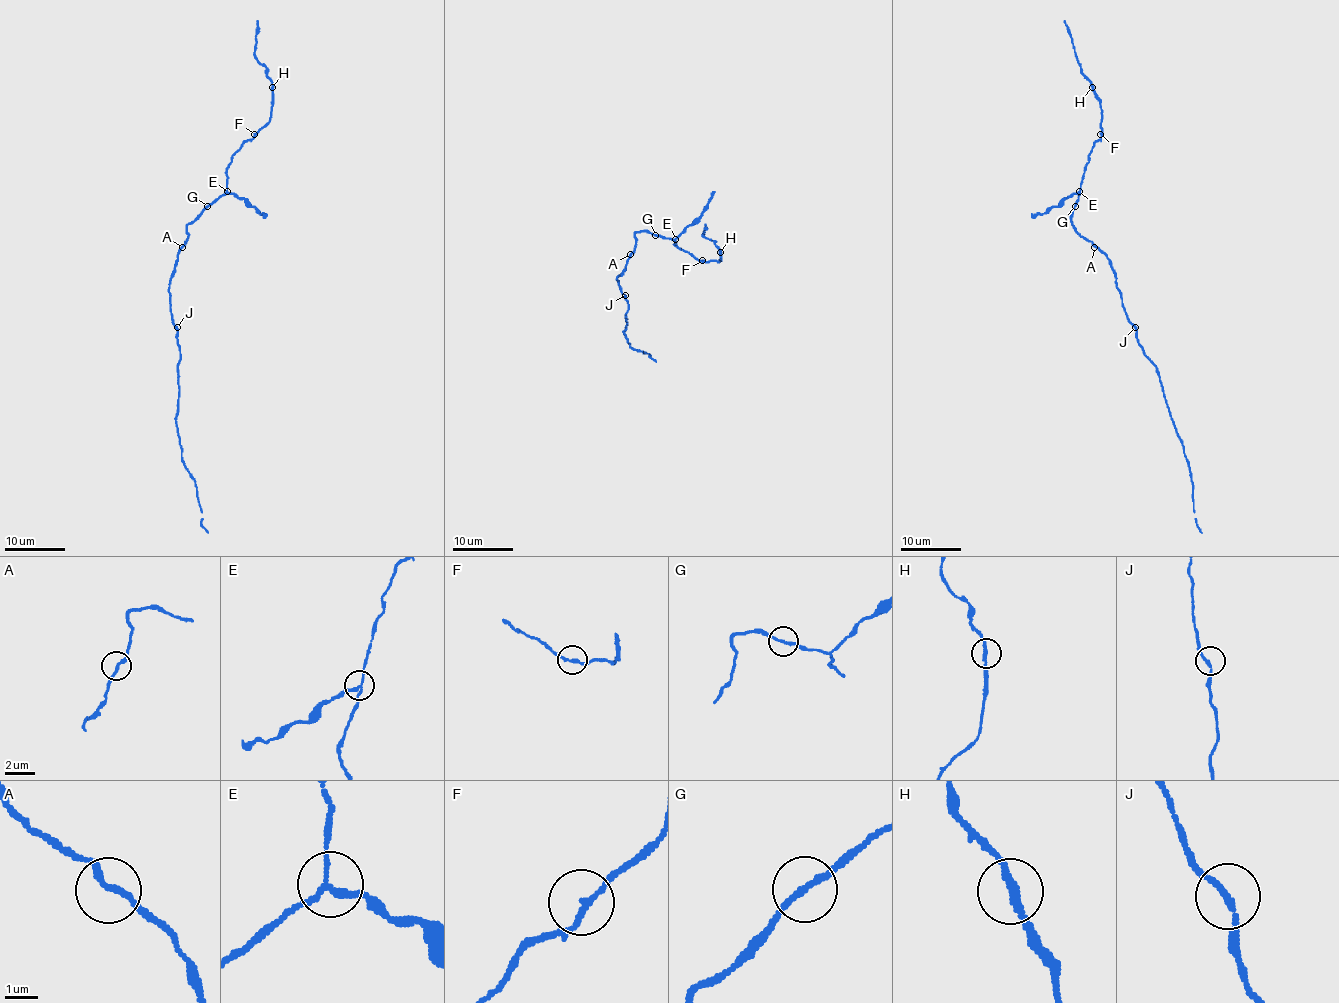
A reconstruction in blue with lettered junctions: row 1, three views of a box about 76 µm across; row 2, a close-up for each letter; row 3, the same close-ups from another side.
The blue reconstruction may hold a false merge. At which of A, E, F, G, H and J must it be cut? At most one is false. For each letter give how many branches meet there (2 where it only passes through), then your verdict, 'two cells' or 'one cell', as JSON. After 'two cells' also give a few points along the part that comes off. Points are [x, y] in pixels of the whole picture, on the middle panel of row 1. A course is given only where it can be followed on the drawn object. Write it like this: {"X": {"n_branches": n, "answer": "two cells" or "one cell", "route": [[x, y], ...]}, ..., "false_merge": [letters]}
{"A": {"n_branches": 2, "answer": "one cell"}, "E": {"n_branches": 3, "answer": "two cells", "route": [[675, 239], [699, 218], [714, 191]]}, "F": {"n_branches": 2, "answer": "one cell"}, "G": {"n_branches": 2, "answer": "one cell"}, "H": {"n_branches": 2, "answer": "one cell"}, "J": {"n_branches": 2, "answer": "one cell"}, "false_merge": ["E"]}

